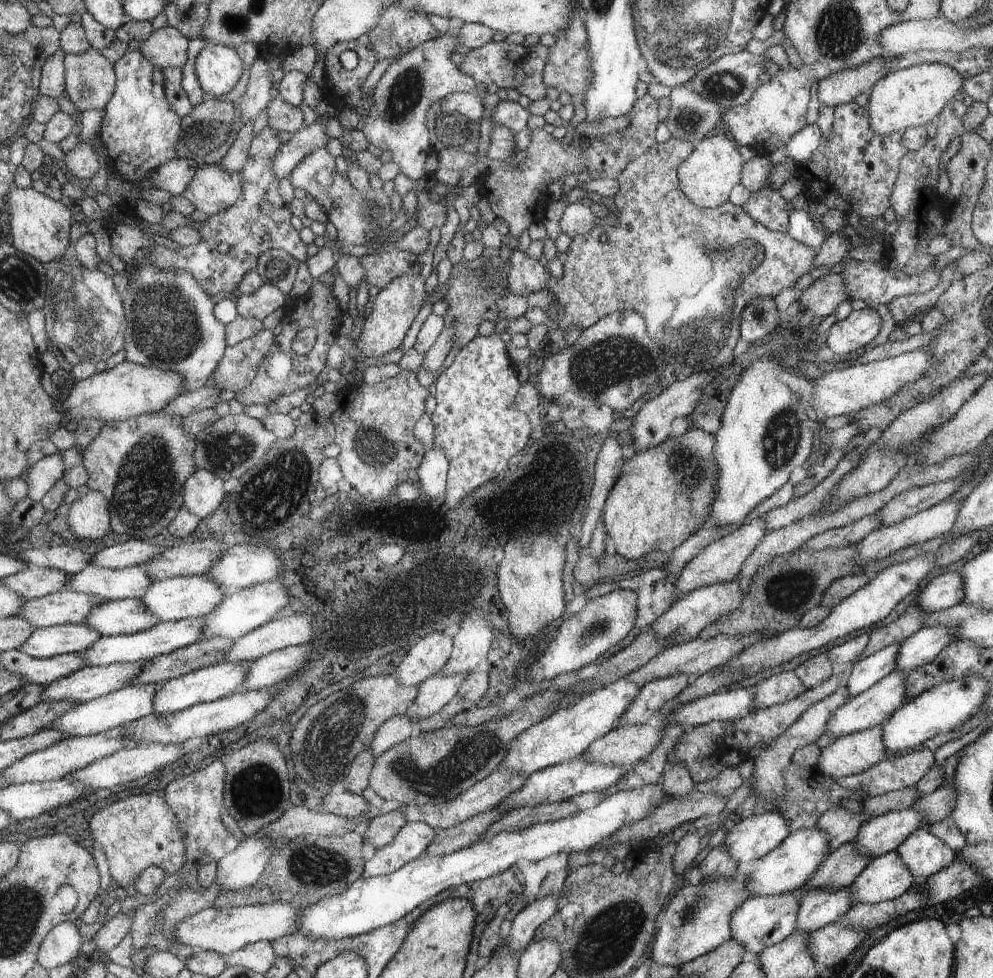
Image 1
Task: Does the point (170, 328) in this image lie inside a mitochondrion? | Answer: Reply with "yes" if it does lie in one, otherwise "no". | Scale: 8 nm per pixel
yes

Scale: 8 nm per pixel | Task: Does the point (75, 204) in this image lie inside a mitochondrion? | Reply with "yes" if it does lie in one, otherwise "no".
no

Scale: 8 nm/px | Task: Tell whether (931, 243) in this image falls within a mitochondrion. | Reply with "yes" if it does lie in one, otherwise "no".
no

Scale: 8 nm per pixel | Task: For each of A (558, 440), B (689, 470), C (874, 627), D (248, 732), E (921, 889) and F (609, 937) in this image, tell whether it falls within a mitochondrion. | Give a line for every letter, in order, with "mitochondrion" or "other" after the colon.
A: other
B: mitochondrion
C: other
D: other
E: other
F: mitochondrion

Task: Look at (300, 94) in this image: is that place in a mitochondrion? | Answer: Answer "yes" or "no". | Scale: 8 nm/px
no

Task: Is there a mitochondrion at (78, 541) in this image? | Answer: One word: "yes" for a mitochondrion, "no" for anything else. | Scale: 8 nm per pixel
no

